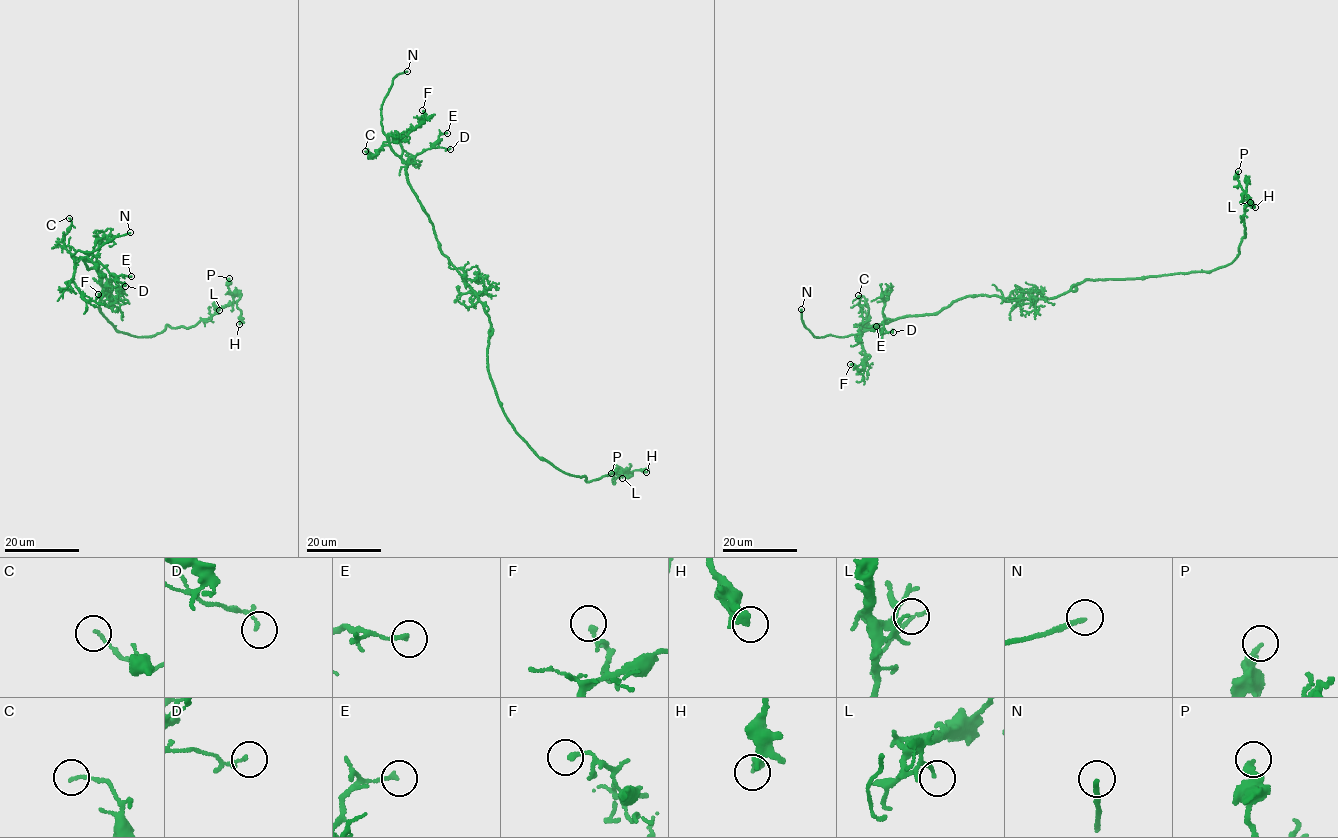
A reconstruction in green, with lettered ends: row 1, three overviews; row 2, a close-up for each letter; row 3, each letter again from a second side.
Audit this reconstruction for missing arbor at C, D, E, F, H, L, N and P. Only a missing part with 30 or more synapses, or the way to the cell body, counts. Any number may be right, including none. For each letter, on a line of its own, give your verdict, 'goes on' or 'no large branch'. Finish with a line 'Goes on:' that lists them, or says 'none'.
C: no large branch
D: no large branch
E: no large branch
F: no large branch
H: no large branch
L: no large branch
N: goes on
P: no large branch
Goes on: N

